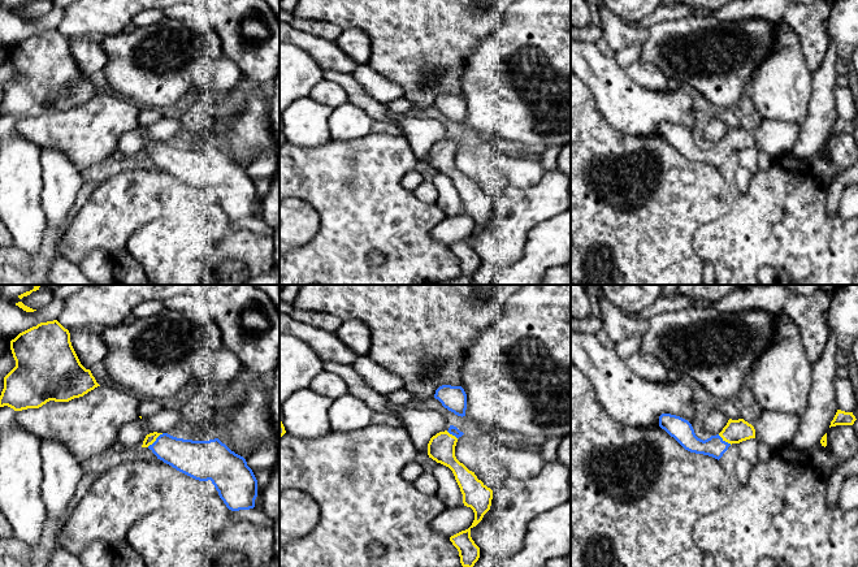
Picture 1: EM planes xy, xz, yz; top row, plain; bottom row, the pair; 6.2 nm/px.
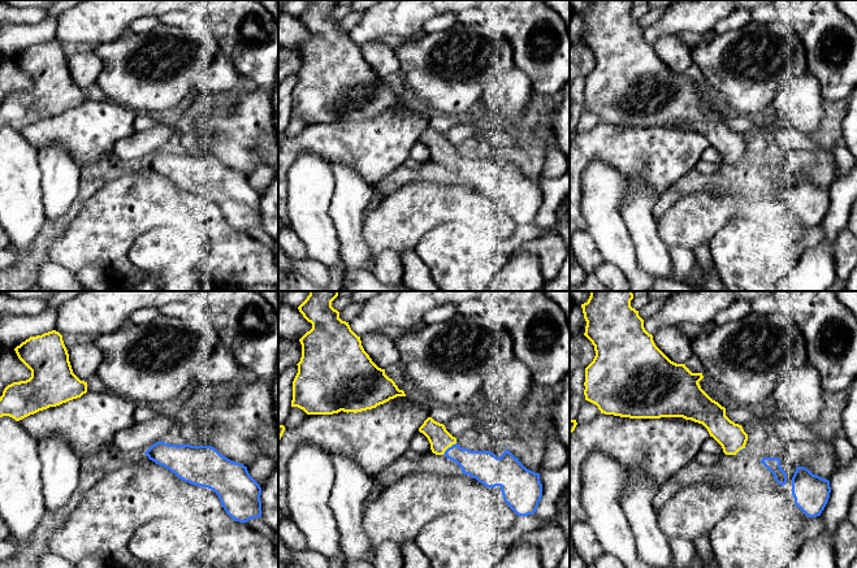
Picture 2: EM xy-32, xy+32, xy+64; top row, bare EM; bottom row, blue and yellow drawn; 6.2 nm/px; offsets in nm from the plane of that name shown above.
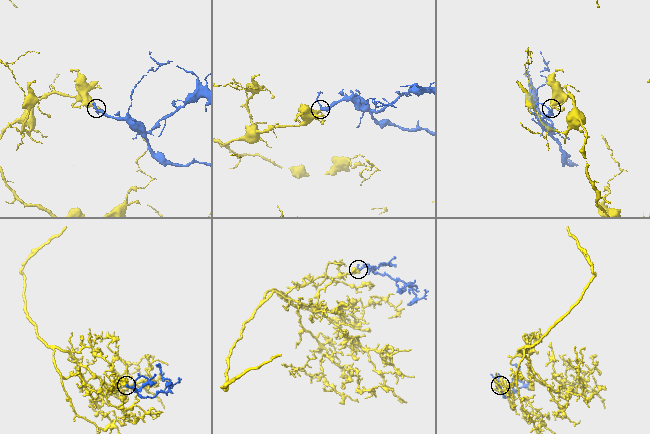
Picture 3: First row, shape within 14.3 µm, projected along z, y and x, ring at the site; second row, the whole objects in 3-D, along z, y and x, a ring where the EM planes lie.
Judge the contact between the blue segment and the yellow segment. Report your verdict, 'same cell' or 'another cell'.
same cell

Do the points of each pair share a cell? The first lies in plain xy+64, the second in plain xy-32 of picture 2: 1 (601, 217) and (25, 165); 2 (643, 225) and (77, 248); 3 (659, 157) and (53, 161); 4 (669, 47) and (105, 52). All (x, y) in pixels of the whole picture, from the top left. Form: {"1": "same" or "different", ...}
{"1": "same", "2": "different", "3": "different", "4": "different"}

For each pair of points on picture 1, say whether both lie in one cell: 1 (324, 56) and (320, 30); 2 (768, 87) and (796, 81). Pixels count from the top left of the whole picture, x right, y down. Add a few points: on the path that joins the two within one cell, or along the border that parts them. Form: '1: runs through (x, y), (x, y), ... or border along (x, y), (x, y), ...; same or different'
1: border along (293, 26), (333, 42); different
2: runs through (775, 87), (780, 87), (789, 81); same

